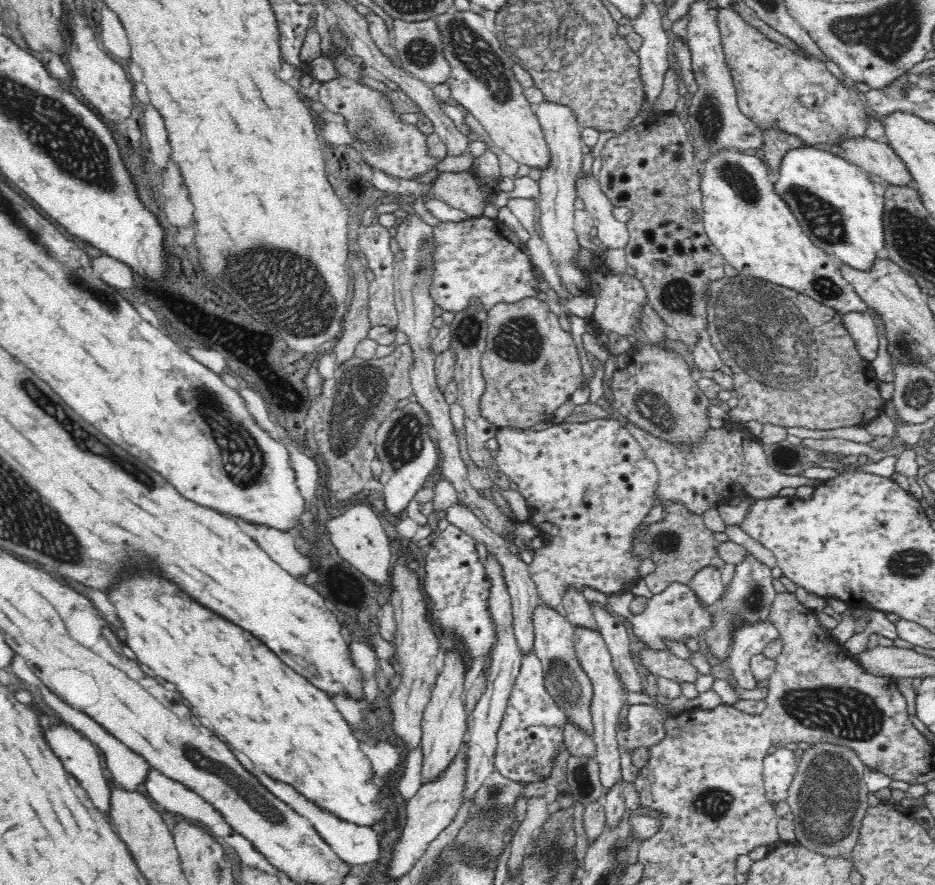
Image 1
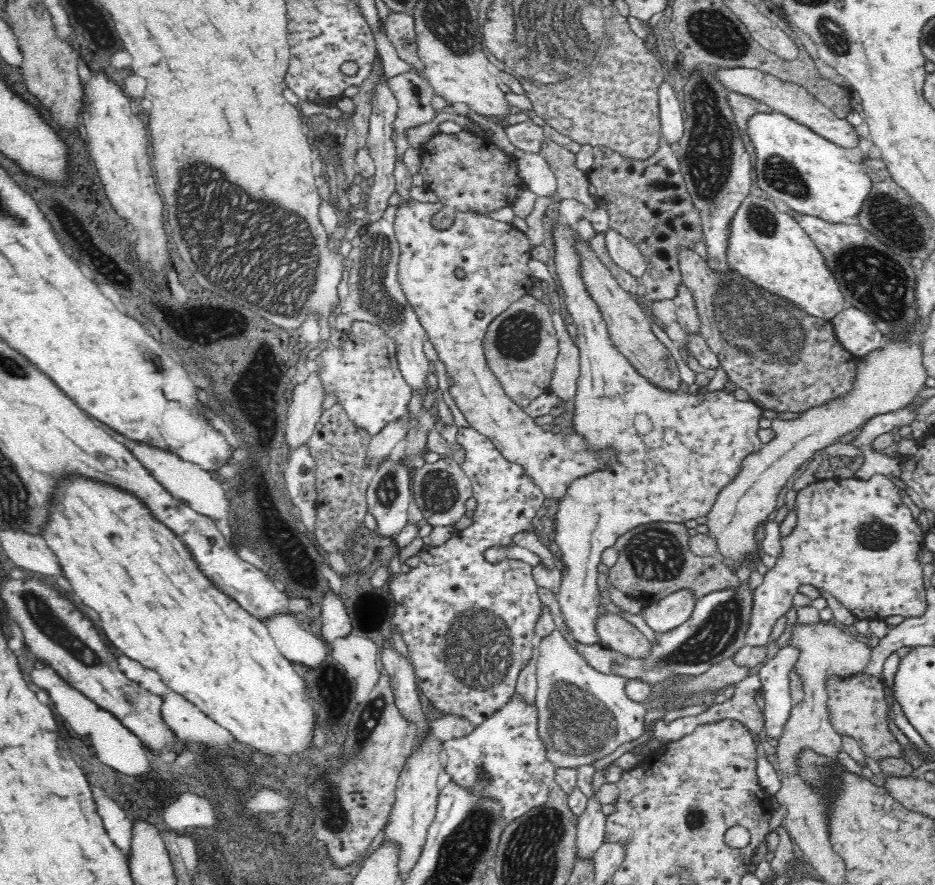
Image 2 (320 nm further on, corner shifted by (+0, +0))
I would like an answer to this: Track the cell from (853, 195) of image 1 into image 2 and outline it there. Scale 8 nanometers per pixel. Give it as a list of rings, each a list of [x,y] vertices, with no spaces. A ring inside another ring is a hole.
[[[754,114],[746,134],[755,148],[758,188],[779,205],[832,225],[853,224],[862,202],[872,193],[872,180],[864,164],[850,161],[846,149],[832,144],[785,114]]]

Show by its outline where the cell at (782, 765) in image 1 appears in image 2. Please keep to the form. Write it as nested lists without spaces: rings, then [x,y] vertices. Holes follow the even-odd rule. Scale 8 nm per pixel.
[[[788,644],[780,649],[774,658],[769,659],[758,671],[762,683],[762,707],[766,719],[764,736],[767,740],[779,741],[784,735],[785,725],[790,718],[792,699],[790,699],[789,672],[800,660],[800,647]]]

